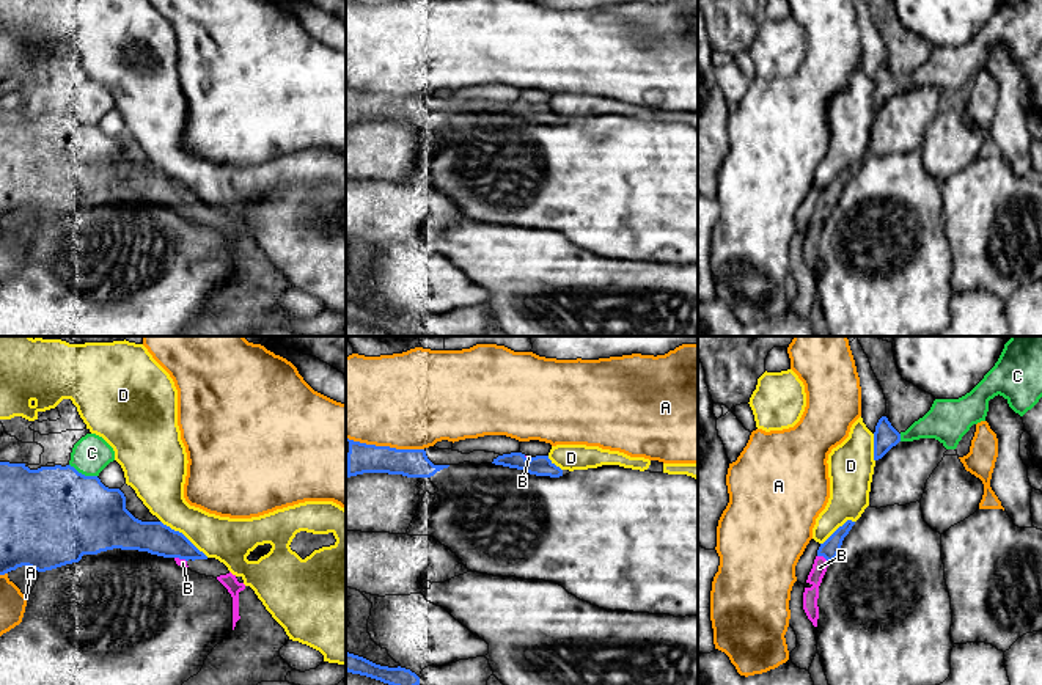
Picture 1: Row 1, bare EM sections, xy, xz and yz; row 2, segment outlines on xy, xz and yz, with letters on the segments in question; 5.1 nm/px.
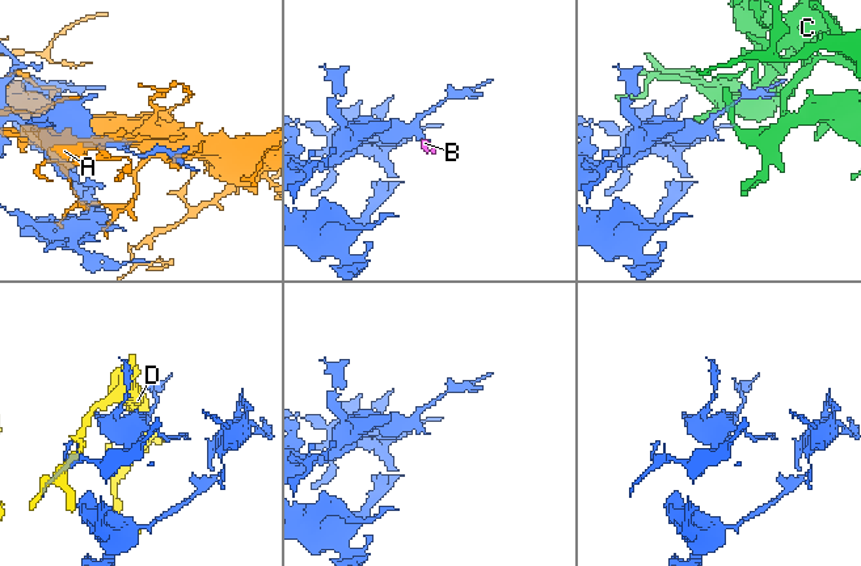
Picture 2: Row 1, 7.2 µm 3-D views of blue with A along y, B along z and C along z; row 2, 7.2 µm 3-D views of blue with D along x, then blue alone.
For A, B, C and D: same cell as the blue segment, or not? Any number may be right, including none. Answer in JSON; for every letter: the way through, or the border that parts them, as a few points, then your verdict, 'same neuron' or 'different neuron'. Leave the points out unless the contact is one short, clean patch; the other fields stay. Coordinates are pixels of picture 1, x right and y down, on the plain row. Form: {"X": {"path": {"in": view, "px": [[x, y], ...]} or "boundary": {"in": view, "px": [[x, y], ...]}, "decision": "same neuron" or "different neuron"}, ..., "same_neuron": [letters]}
{"A": {"decision": "different neuron"}, "B": {"path": {"in": "yz", "px": [[830, 197], [822, 203], [819, 216]]}, "decision": "same neuron"}, "C": {"decision": "different neuron"}, "D": {"decision": "different neuron"}, "same_neuron": ["B"]}

